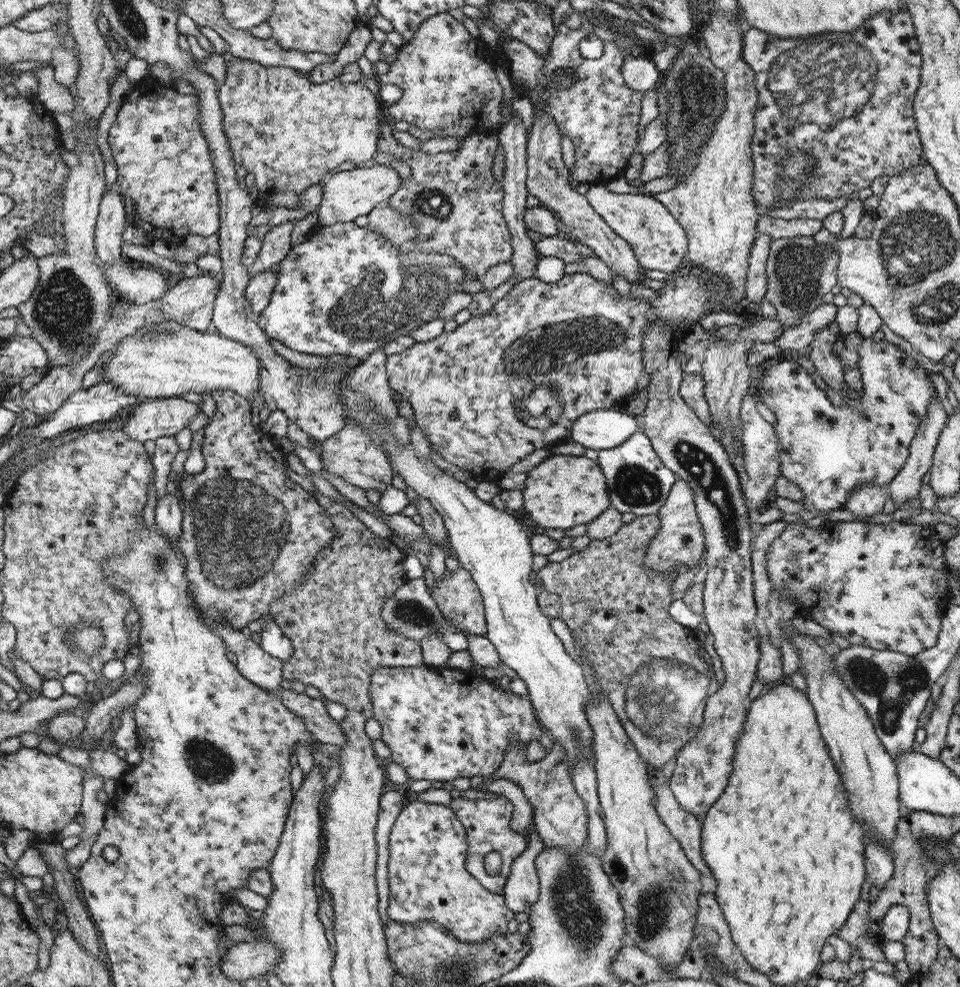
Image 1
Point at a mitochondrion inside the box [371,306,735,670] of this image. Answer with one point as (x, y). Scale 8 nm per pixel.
(527, 359)

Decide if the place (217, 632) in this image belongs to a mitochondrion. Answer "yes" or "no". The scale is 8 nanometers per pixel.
no

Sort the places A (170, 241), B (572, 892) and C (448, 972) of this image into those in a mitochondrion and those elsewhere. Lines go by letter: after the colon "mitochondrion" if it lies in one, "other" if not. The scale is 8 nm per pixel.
A: other
B: mitochondrion
C: mitochondrion

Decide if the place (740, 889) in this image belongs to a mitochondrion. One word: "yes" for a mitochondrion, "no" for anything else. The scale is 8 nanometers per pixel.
no

